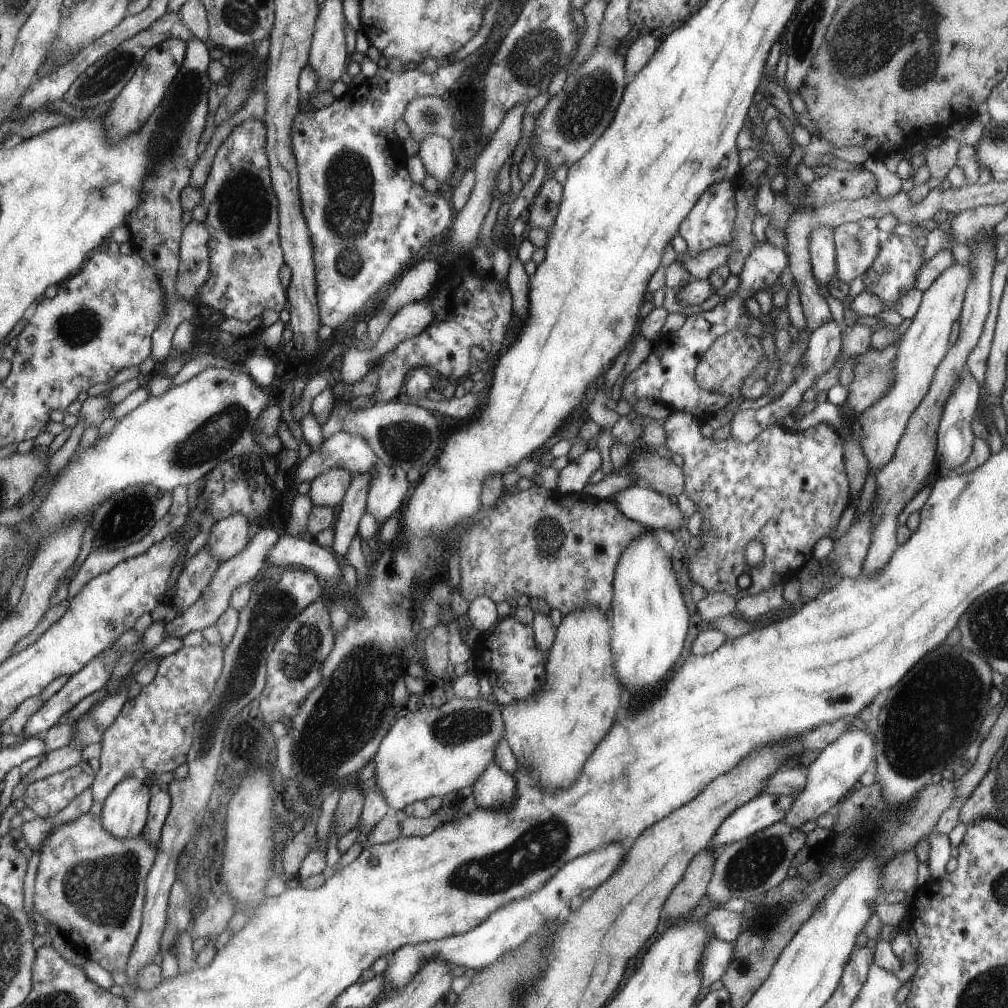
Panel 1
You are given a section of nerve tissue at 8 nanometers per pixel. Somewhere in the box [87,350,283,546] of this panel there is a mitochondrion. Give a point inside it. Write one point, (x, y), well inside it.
(216, 436)

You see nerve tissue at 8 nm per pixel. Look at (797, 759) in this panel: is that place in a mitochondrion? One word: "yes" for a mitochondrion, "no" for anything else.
no

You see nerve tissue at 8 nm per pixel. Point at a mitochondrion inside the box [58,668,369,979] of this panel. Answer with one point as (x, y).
(102, 890)

